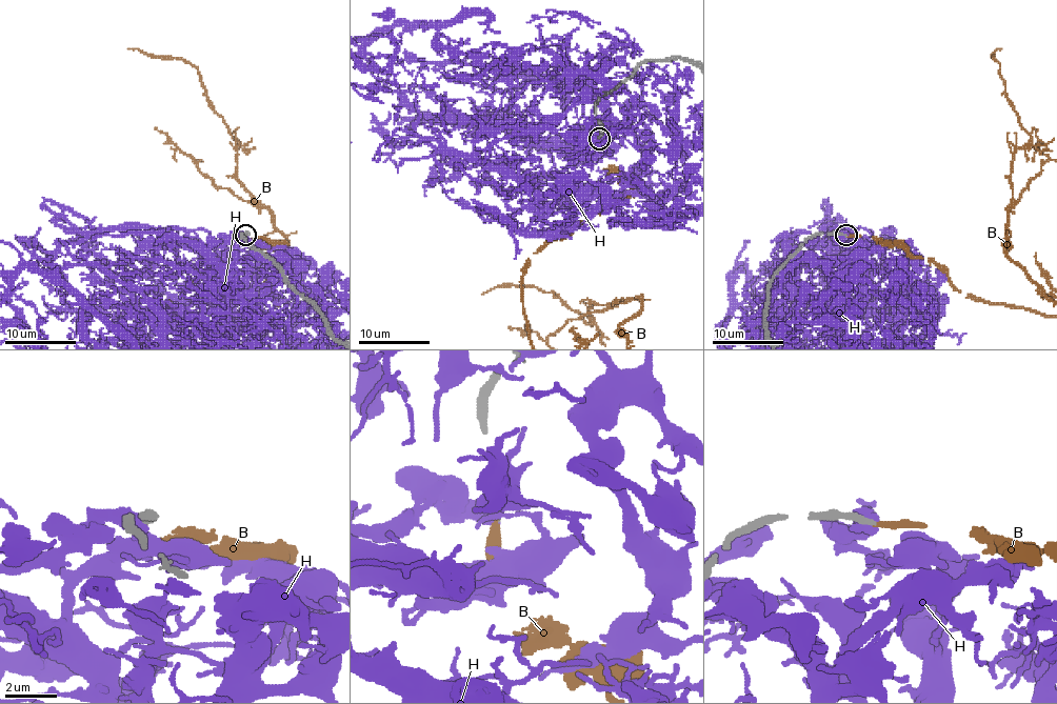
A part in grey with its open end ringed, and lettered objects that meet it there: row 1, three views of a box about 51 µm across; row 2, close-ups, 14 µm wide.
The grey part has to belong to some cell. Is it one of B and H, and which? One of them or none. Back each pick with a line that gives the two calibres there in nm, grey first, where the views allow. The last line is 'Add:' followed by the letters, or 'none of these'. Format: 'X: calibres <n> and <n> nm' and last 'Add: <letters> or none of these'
B: calibres 300 and 300 nm
Add: B

